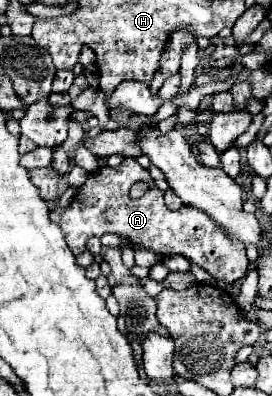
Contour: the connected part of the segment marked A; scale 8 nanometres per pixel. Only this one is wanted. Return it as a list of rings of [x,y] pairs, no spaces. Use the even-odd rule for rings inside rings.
[[[125,158],[115,168],[103,166],[93,174],[89,174],[87,182],[79,186],[71,204],[67,208],[51,210],[49,218],[61,226],[63,236],[75,256],[79,256],[85,250],[85,242],[91,236],[103,236],[111,232],[121,236],[133,246],[153,250],[161,256],[181,254],[193,260],[193,264],[207,270],[215,280],[227,284],[241,280],[249,268],[245,246],[241,246],[241,242],[233,244],[227,238],[227,234],[217,224],[213,224],[213,220],[205,212],[193,206],[183,206],[181,210],[169,210],[163,202],[163,192],[157,188],[149,170],[139,166],[135,158]],[[137,180],[149,184],[149,190],[141,200],[133,200],[129,196],[129,190]]]

